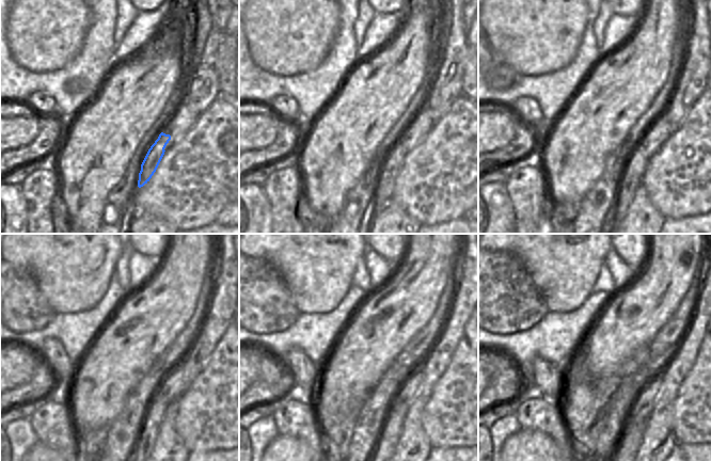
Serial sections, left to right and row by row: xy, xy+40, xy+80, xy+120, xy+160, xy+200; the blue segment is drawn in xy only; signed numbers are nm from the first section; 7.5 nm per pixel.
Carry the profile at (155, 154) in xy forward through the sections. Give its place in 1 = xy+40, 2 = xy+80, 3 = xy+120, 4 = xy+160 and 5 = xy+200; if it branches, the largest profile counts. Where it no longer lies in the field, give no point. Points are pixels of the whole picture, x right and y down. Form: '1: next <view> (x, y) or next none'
1: next xy+40 (394, 162)
2: next xy+80 (636, 164)
3: next xy+120 (154, 417)
4: next xy+160 (389, 438)
5: next xy+200 (632, 433)

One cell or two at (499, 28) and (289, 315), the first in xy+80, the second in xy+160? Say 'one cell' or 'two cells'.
two cells

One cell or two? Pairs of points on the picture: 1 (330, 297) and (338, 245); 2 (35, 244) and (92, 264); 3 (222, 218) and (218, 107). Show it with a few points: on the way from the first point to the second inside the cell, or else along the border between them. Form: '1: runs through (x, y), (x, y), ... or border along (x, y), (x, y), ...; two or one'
1: runs through (330, 284), (330, 258); one
2: runs through (49, 244), (70, 247), (78, 254); one
3: border along (227, 204), (215, 221); two

